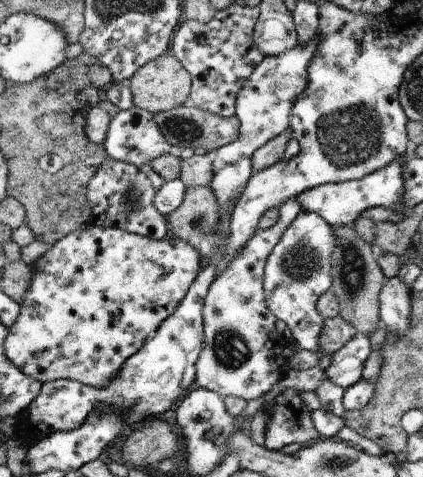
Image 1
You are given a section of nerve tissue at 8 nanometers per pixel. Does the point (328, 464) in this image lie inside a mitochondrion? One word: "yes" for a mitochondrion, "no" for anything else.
yes

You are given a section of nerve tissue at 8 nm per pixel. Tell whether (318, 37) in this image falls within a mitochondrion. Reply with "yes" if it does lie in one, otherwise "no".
no

